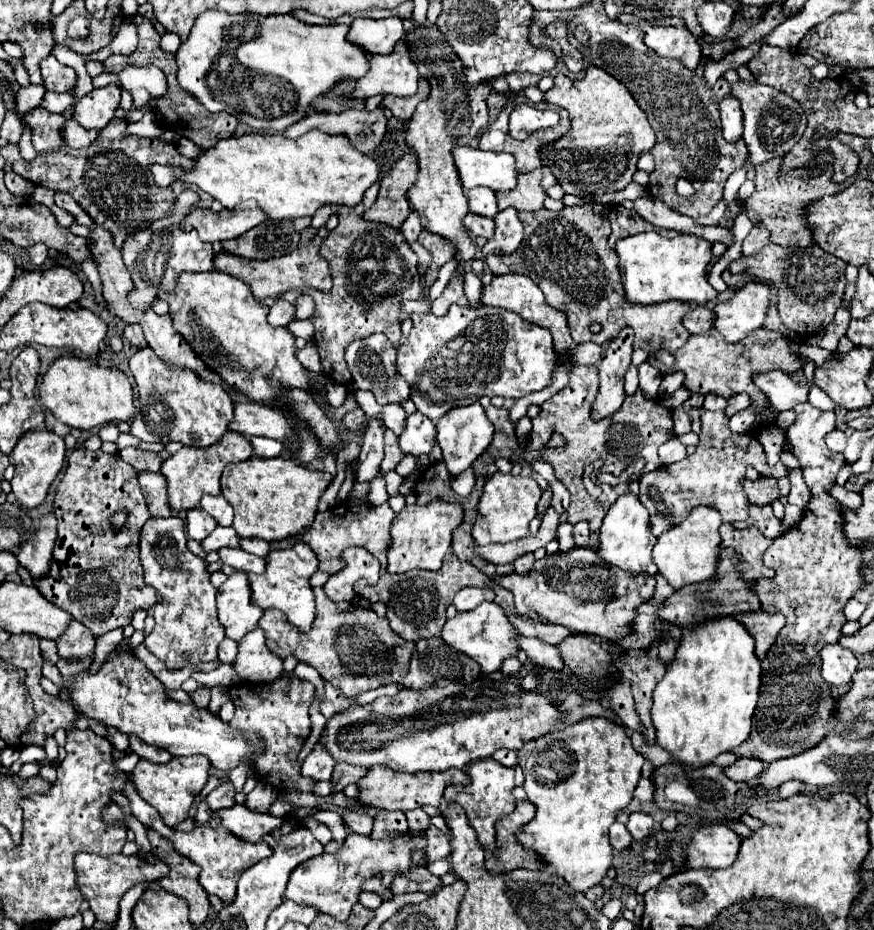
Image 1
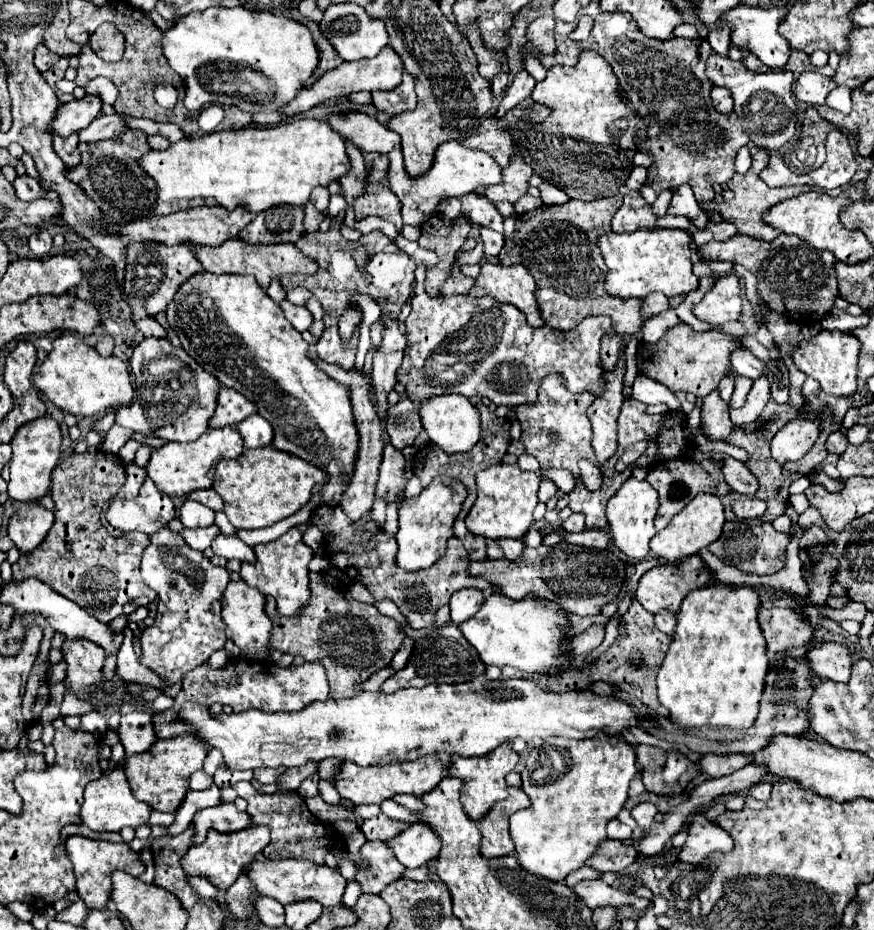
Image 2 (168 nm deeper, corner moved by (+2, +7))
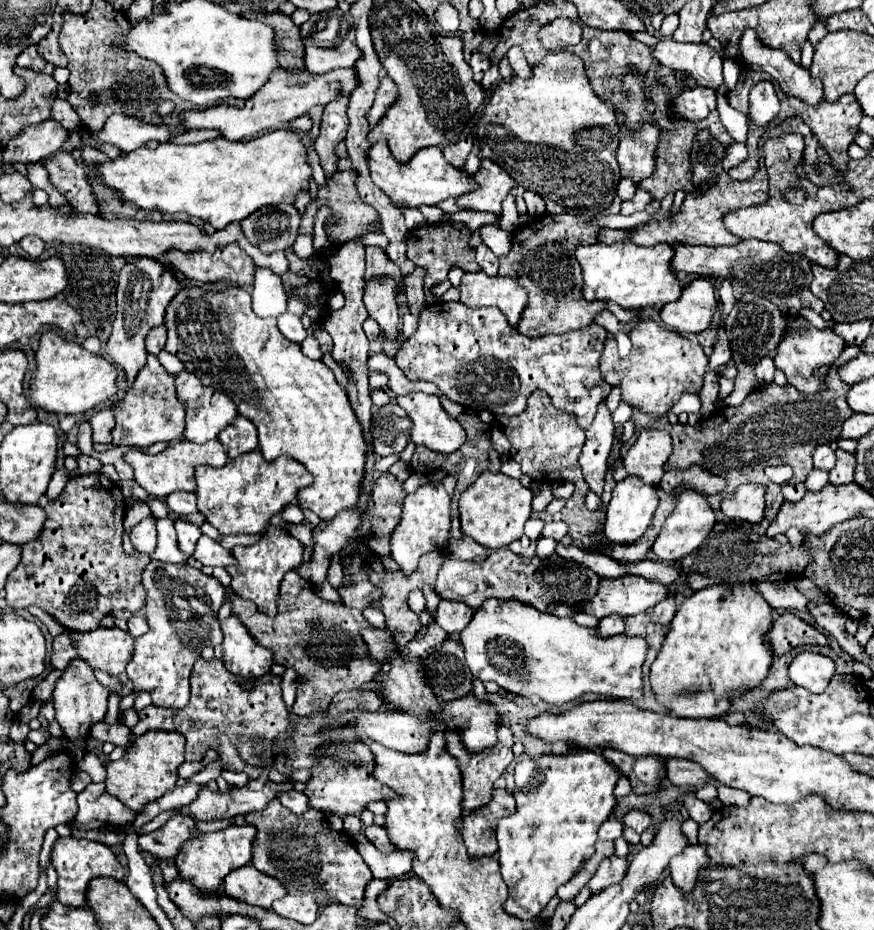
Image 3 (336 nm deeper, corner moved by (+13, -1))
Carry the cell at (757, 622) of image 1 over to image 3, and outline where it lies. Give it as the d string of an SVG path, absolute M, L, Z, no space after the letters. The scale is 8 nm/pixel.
M786 612L772 622L772 628L764 636L764 644L768 644L768 648L772 648L774 656L782 656L796 646L804 646L804 644L824 646L824 644L828 644L828 640L820 630L806 624L796 614Z

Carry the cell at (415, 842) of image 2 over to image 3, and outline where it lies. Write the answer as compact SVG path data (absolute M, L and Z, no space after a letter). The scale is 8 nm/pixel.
M362 832L354 838L354 846L360 852L360 856L364 858L364 862L368 864L368 868L372 870L374 878L398 878L412 870L412 866L410 866L412 852L394 850L390 854L384 854L380 850L376 850L374 844L370 844Z

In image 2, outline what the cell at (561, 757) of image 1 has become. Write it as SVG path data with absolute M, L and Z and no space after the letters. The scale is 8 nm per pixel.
M600 732L598 737L605 737L611 742L611 746L583 746L583 740L565 738L545 740L541 748L531 750L525 770L521 772L521 788L529 796L531 808L527 814L511 816L511 840L515 844L521 868L539 878L561 882L567 878L567 874L581 868L585 860L595 852L597 844L607 838L605 824L619 814L627 800L629 782L637 774L635 750L631 748L631 744L625 742L623 736L608 736Z

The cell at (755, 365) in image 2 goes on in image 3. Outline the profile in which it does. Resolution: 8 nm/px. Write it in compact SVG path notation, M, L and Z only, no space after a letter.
M722 332L720 336L718 336L718 340L716 340L716 344L714 344L714 352L712 352L712 356L710 356L710 370L718 370L720 366L724 366L724 362L730 362L730 358L732 358L732 350L730 350L730 346L728 346L728 338L726 338L726 334Z

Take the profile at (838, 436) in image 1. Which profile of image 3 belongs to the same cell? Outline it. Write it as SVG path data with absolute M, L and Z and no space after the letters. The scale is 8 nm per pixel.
M820 444L820 446L814 448L814 468L832 470L834 462L836 462L834 450L832 450L828 444Z

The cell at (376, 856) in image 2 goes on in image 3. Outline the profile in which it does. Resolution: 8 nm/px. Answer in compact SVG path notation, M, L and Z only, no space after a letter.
M272 800L264 810L244 814L236 818L236 824L254 824L256 840L254 840L254 856L252 864L284 884L298 882L306 884L312 890L316 882L324 880L326 894L344 906L364 906L364 890L372 880L370 868L360 860L354 844L344 836L344 832L332 832L324 812L310 810L304 816L294 816L288 808L284 808L278 800Z

